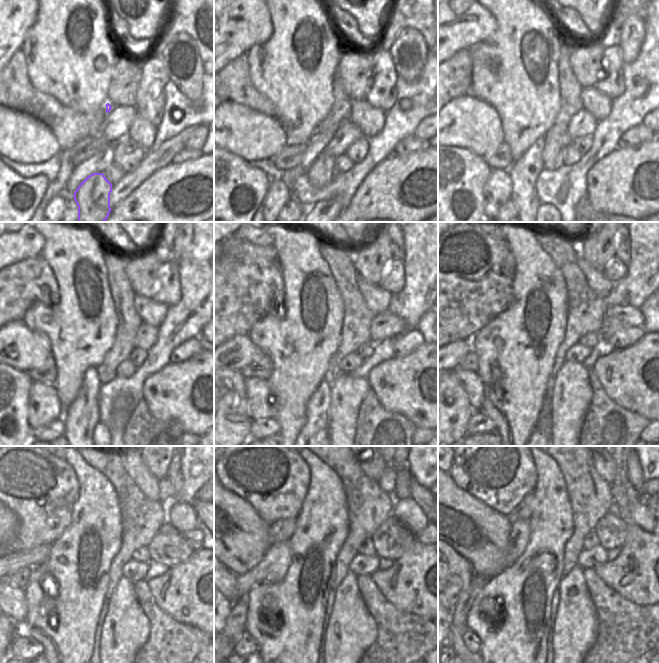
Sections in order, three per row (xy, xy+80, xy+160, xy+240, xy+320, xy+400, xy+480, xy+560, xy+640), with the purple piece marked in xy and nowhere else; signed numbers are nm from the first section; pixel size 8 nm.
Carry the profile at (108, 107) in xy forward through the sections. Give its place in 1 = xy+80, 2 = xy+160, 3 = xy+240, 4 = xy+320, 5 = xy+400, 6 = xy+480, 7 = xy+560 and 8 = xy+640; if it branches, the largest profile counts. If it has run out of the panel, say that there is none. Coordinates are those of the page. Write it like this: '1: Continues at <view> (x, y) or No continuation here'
1: Continues at xy+80 (342, 104)
2: Continues at xy+160 (556, 138)
3: Continues at xy+240 (129, 321)
4: Continues at xy+320 (355, 332)
5: Continues at xy+400 (586, 310)
6: Continues at xy+480 (141, 518)
7: Continues at xy+560 (369, 506)
8: Continues at xy+640 (590, 496).

